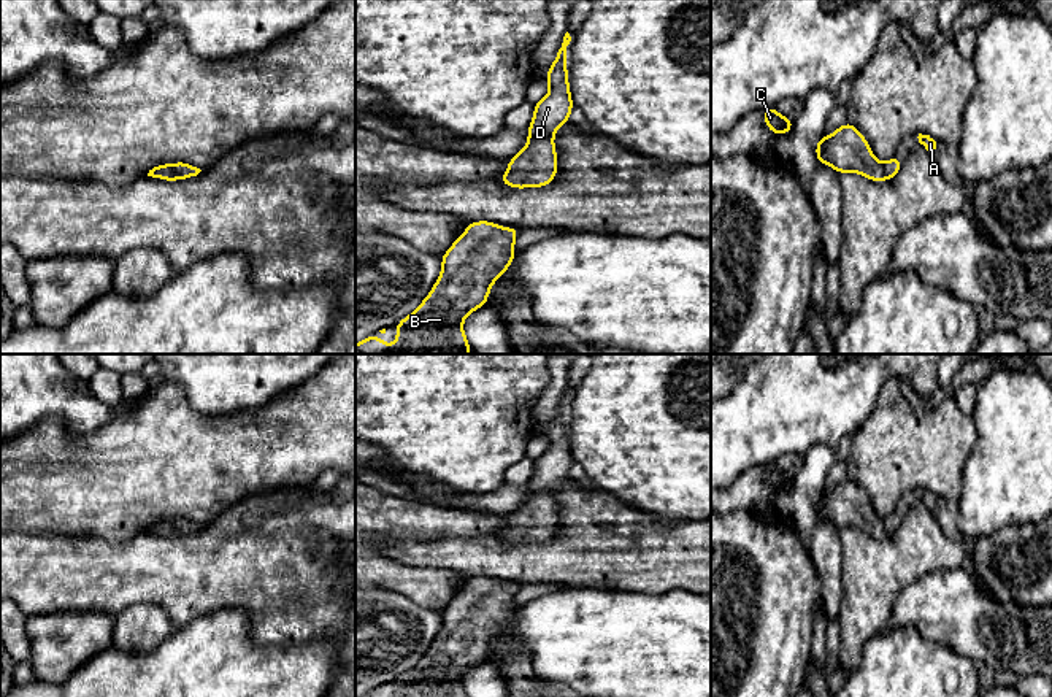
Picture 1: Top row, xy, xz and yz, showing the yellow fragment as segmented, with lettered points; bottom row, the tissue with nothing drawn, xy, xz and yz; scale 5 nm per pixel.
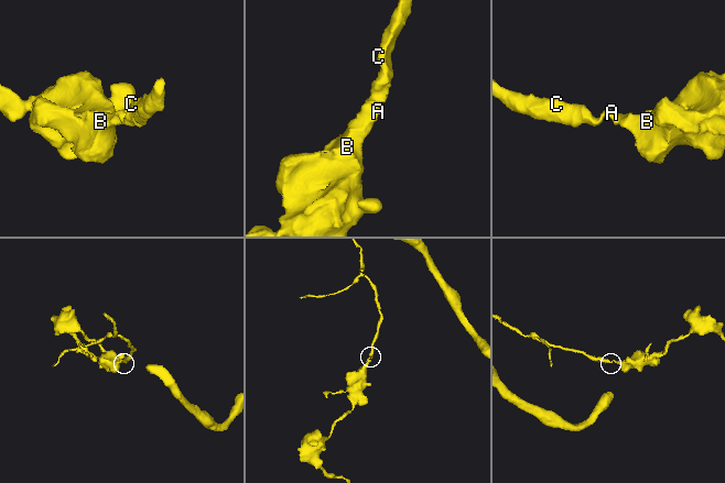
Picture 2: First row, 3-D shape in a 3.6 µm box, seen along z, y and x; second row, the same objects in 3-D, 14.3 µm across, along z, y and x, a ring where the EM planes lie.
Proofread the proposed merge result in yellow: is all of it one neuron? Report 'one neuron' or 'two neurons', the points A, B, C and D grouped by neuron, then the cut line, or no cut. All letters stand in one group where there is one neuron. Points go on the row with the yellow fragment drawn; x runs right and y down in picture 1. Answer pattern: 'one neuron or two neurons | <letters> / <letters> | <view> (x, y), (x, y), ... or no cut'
one neuron | A B C D | no cut

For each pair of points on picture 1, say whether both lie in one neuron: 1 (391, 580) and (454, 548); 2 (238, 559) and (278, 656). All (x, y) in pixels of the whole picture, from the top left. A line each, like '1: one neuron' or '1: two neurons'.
1: two neurons
2: two neurons

